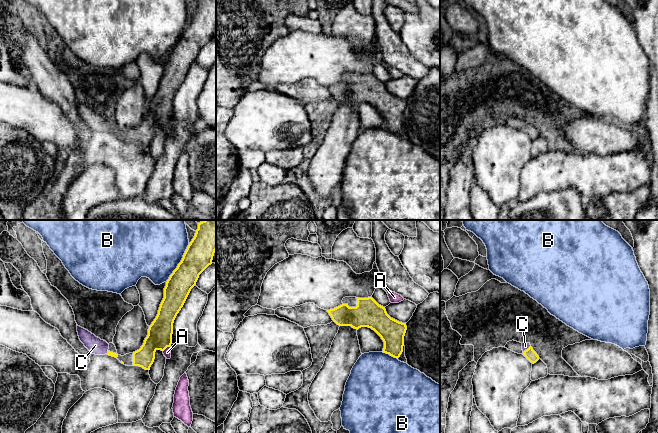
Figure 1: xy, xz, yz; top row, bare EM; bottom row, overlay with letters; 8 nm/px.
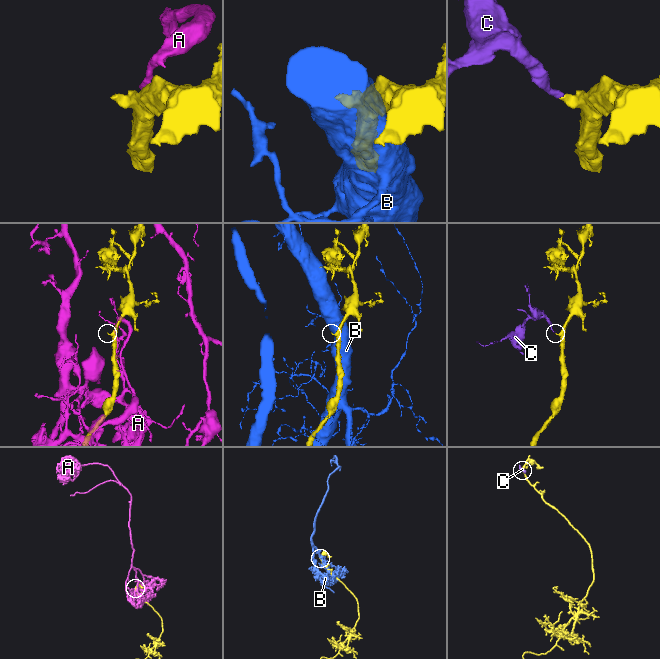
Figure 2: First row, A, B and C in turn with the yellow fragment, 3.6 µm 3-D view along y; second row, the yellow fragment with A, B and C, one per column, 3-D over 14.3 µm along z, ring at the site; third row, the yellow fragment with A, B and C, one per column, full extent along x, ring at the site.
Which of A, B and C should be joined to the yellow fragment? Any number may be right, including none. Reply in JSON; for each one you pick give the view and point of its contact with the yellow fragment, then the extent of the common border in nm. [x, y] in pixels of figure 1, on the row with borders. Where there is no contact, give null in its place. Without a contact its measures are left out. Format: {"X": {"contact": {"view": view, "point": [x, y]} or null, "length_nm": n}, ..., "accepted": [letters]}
{"C": {"contact": {"view": "yz", "point": [527, 349]}, "length_nm": 90}, "accepted": ["C"]}

